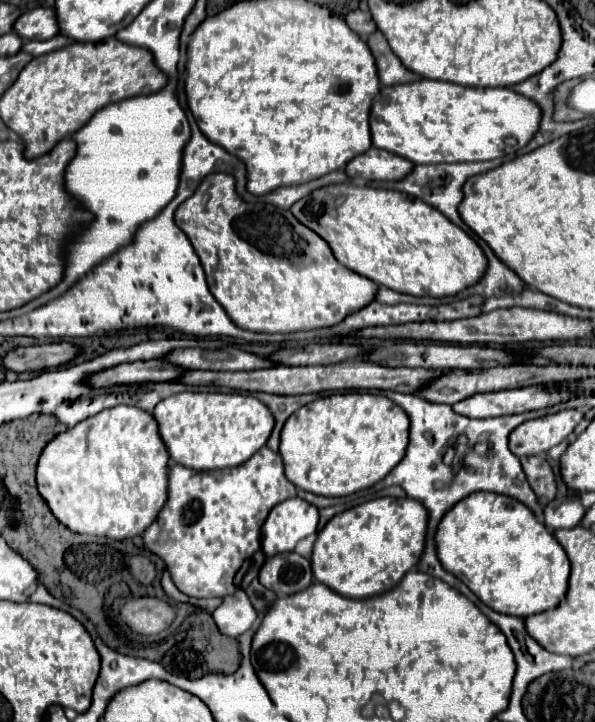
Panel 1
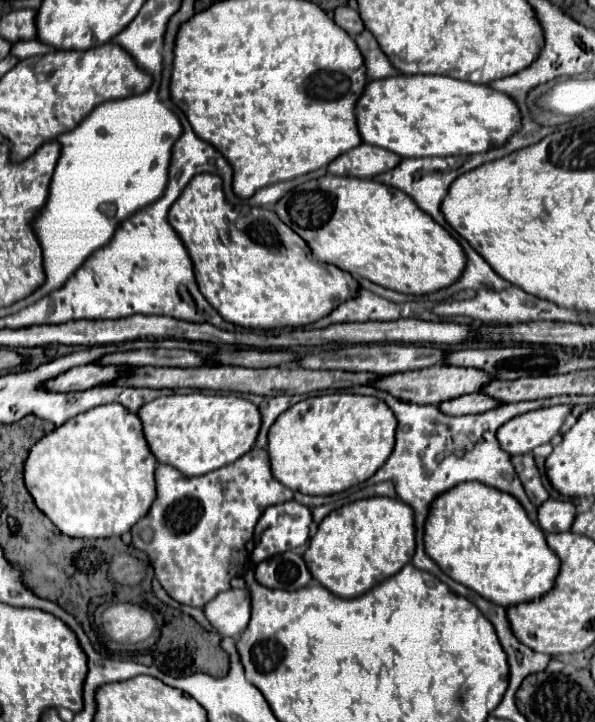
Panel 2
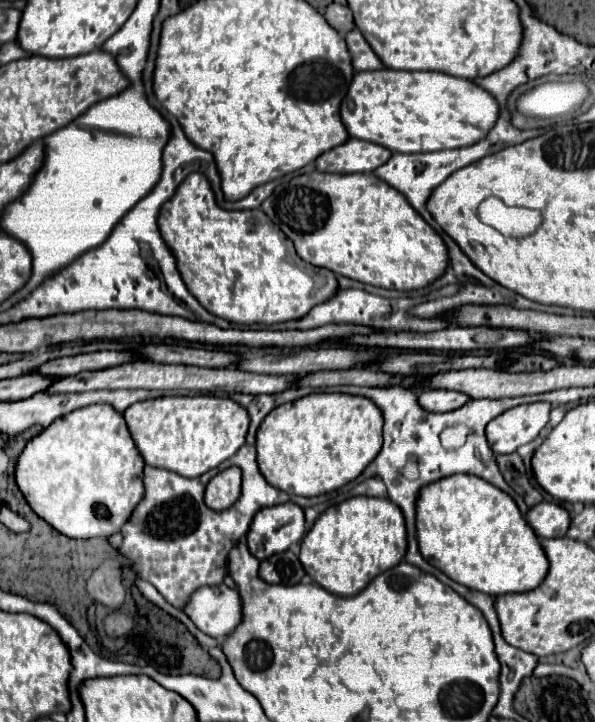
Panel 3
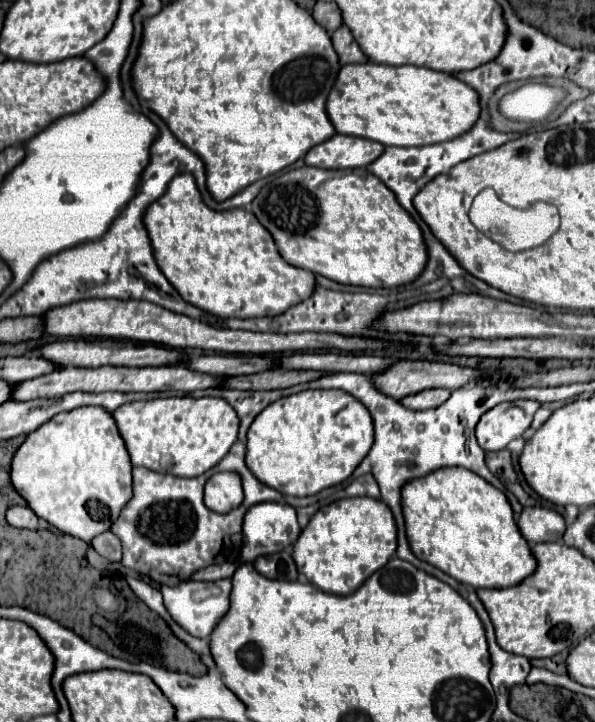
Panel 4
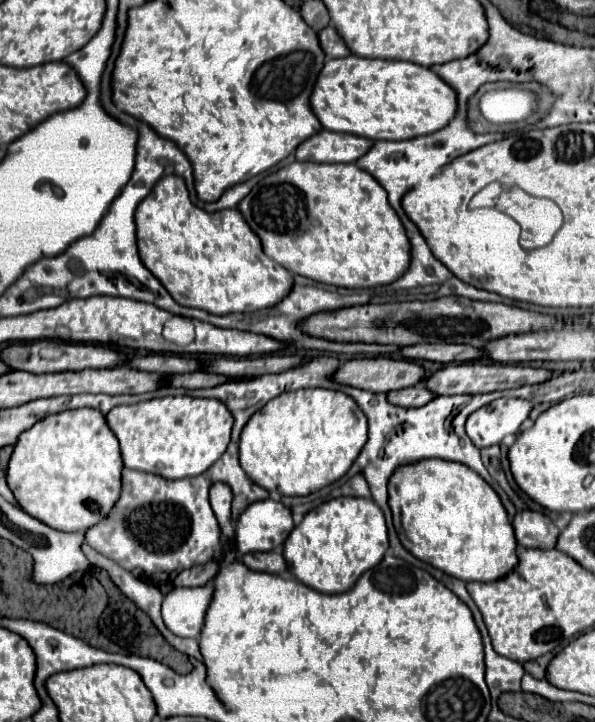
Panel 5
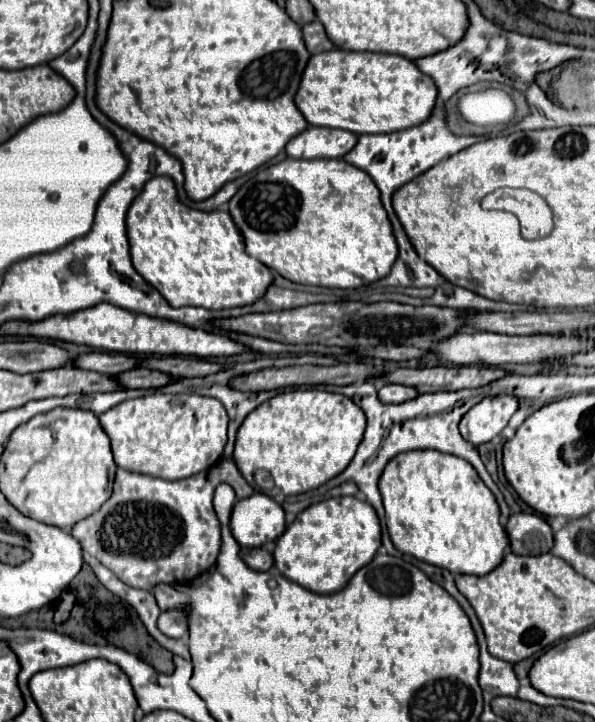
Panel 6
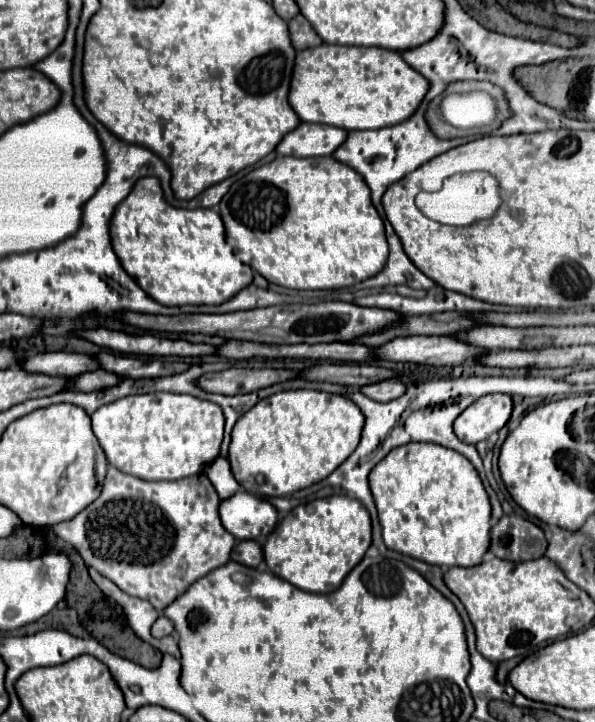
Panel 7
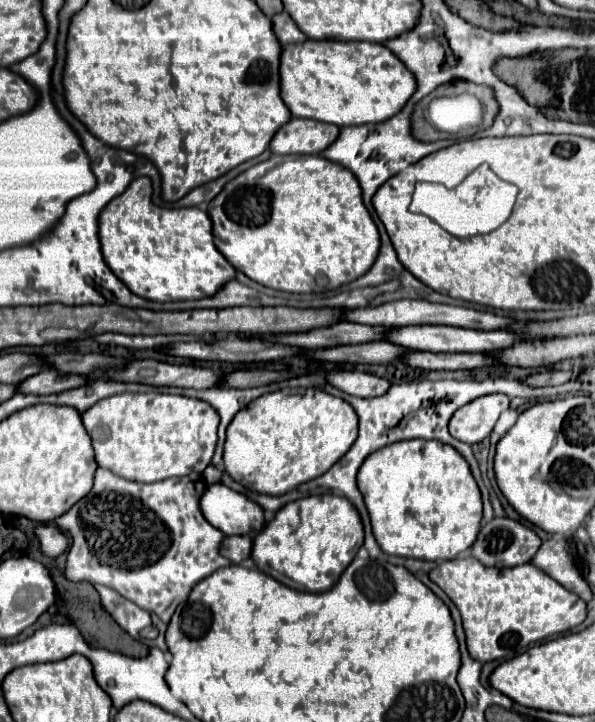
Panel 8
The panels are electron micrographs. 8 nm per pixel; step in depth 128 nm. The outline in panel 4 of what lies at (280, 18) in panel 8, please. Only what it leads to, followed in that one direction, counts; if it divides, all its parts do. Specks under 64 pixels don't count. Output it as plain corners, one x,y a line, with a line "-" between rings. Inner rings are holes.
340,26
332,36
332,46
340,58
342,64
350,64
350,62
366,62
368,58
362,54
362,50
358,48
358,44
354,42
348,26

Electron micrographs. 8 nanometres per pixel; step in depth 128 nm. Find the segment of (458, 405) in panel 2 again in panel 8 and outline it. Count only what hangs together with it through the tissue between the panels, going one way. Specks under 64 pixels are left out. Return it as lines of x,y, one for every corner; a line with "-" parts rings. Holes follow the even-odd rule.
342,368
330,370
326,374
326,380
334,388
352,396
360,396
360,398
374,398
384,394
386,388
390,388
388,380
368,372
358,372
358,370
342,370

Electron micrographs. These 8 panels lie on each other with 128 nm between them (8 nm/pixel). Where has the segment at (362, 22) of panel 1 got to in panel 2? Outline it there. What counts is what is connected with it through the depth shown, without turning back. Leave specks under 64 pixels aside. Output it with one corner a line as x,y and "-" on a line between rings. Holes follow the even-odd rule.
346,6
334,10
334,22
342,30
346,30
350,36
356,36
360,30
364,30
364,24
362,24
360,14
356,10
352,10
352,8
346,8

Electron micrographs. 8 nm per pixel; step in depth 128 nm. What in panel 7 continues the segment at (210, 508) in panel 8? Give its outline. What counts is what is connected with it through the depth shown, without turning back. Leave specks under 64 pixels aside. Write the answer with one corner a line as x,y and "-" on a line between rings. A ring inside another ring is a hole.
244,490
220,500
218,516
222,526
238,540
262,542
276,526
276,508

